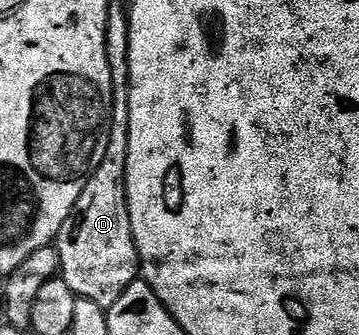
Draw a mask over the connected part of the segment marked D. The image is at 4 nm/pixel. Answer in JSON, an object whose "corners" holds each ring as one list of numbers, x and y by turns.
{"corners":[[110,70,111,80,111,122,107,131,105,156,86,179,81,196,74,203,73,210,65,224,61,226,55,239,55,249,59,258,60,277,69,286,72,293,80,299,95,301,103,307,110,307,111,302,128,288,139,274,139,253,132,237,131,223,128,218,126,192,124,190,124,172,127,169,129,94,127,74,115,77]]}

